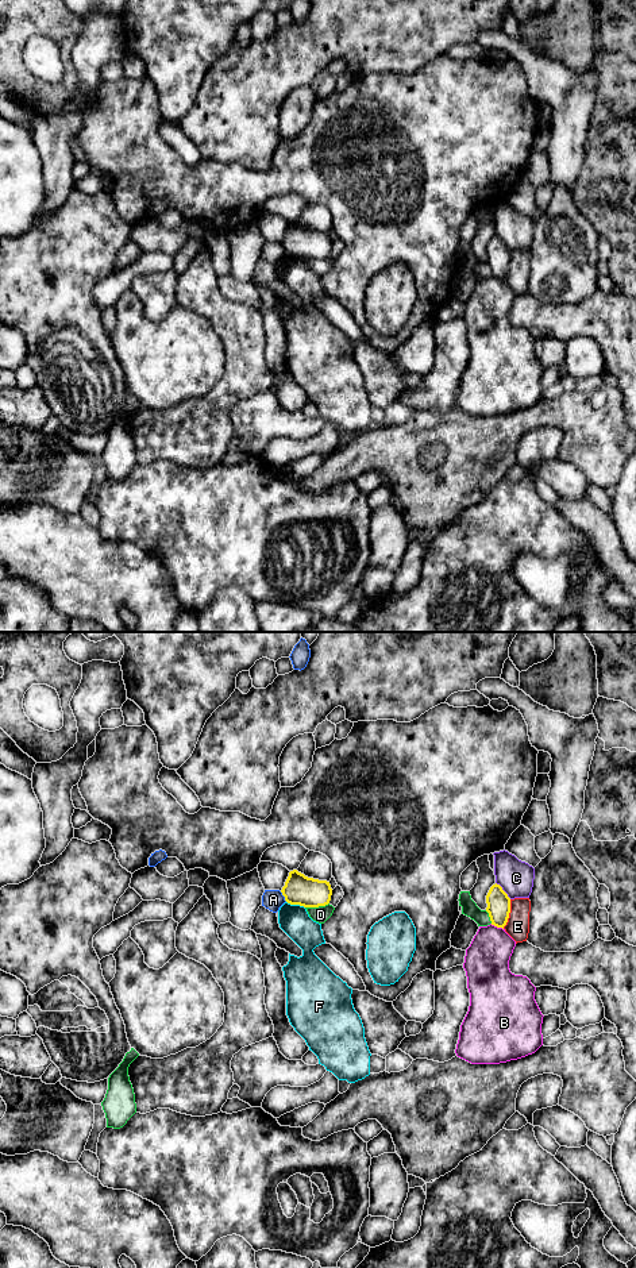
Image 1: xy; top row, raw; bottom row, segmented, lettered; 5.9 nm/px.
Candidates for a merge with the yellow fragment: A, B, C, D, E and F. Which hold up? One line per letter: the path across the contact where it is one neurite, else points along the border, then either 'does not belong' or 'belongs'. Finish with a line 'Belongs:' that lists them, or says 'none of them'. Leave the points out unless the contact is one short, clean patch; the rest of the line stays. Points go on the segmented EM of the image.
A: border along xy (280, 891), (286, 901); does not belong
B: does not belong
C: does not belong
D: does not belong
E: does not belong
F: does not belong
Belongs: none of them

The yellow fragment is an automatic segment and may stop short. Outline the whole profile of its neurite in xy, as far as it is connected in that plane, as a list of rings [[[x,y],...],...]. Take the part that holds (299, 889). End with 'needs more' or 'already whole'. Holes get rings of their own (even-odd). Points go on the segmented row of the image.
[[[293,870],[281,890],[285,901],[304,907],[325,906],[331,901],[332,889],[329,882],[308,878]]] | already whole

